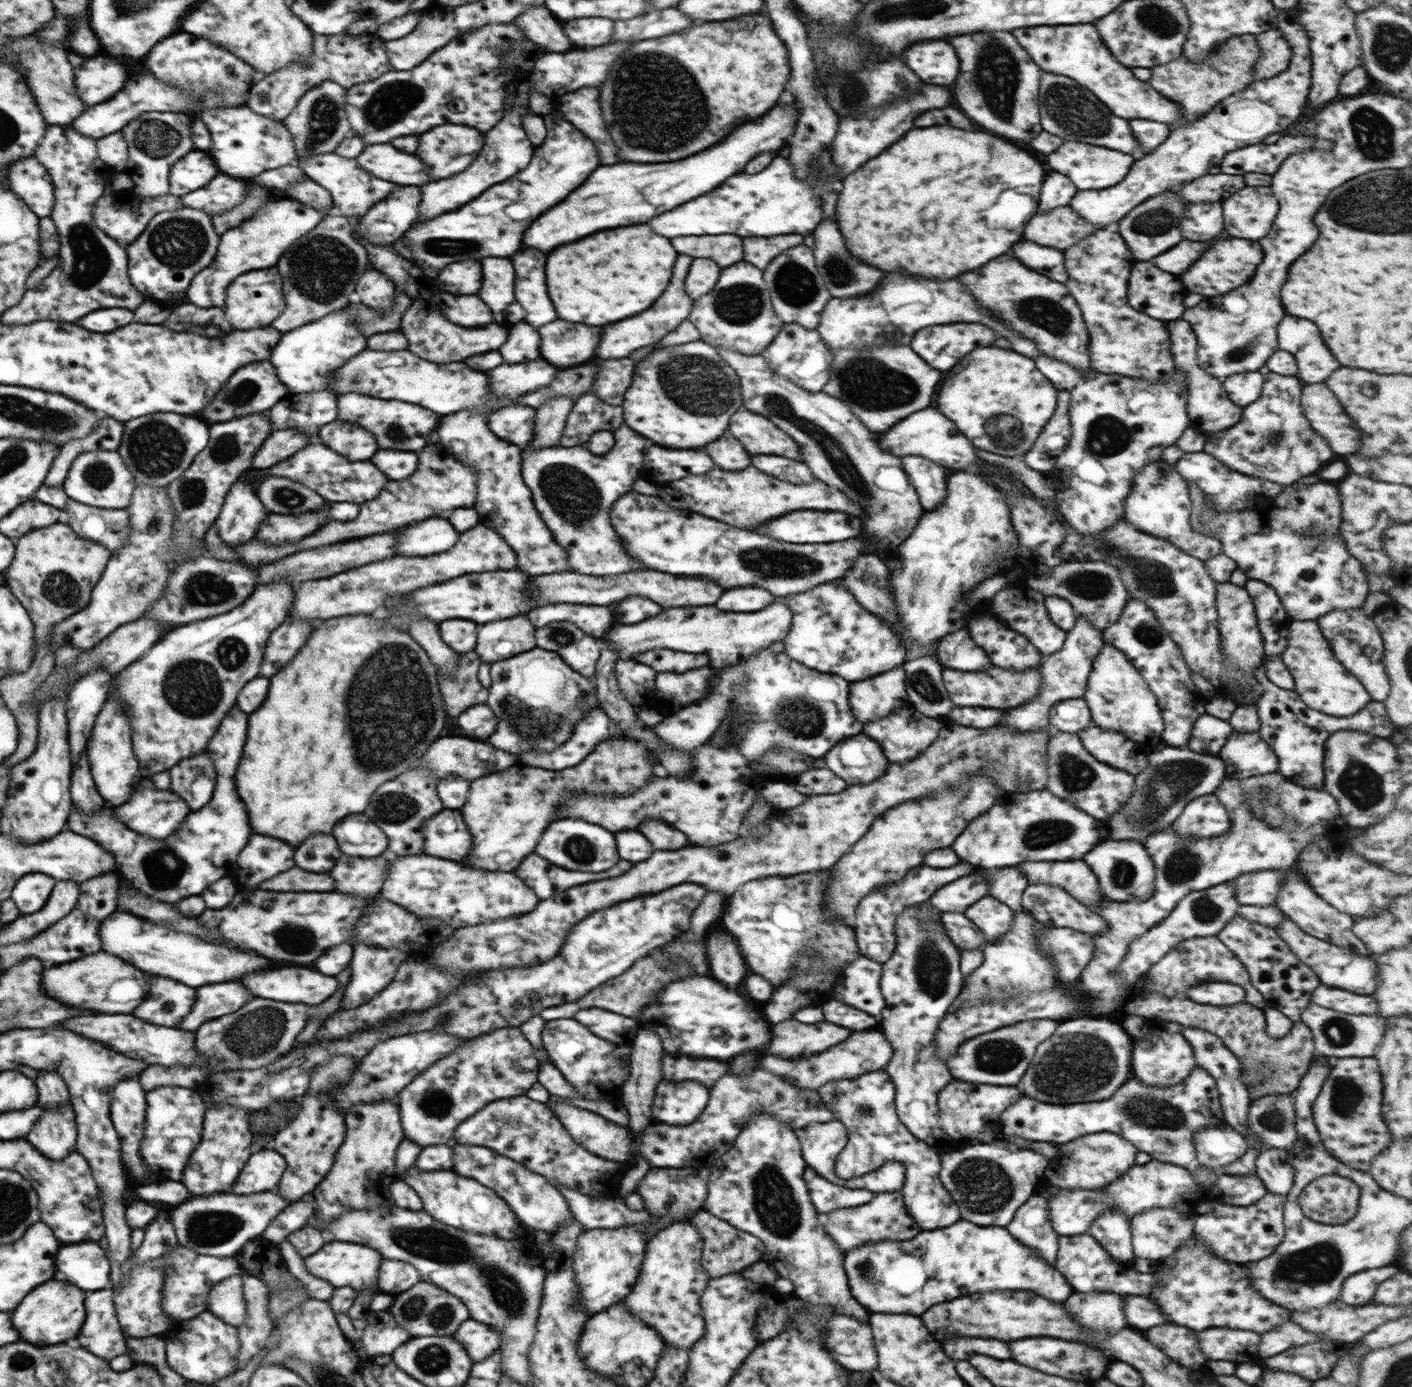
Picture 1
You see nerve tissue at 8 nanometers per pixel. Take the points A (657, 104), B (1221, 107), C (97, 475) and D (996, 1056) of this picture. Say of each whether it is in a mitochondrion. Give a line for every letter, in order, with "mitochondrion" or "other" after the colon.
A: mitochondrion
B: other
C: mitochondrion
D: mitochondrion

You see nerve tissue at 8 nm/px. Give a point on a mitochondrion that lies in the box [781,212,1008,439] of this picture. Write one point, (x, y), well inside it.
(871, 384)

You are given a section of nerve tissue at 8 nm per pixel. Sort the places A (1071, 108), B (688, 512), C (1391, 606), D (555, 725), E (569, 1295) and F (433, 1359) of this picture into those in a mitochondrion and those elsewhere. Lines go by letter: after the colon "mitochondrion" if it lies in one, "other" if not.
A: mitochondrion
B: other
C: other
D: mitochondrion
E: mitochondrion
F: mitochondrion

